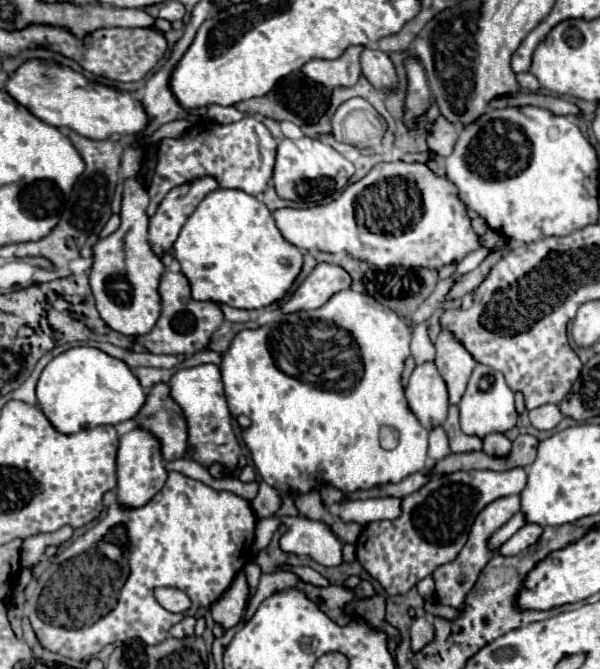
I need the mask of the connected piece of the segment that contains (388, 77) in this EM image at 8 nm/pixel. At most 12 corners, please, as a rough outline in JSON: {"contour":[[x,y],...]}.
{"contour":[[363,49],[361,69],[375,89],[393,89],[395,67],[387,53]]}

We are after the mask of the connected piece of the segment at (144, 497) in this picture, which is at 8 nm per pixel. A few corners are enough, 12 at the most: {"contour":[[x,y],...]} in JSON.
{"contour":[[125,433],[117,451],[117,499],[143,507],[167,479],[159,443]]}

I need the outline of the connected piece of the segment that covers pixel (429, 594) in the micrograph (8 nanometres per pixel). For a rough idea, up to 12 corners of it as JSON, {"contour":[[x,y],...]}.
{"contour":[[431,577],[419,581],[417,589],[423,599],[433,599],[435,583]]}

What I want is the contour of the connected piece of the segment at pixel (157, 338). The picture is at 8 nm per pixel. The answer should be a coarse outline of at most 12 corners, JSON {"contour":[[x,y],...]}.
{"contour":[[183,273],[159,281],[161,317],[143,345],[193,355],[223,323],[213,301],[195,301]]}

